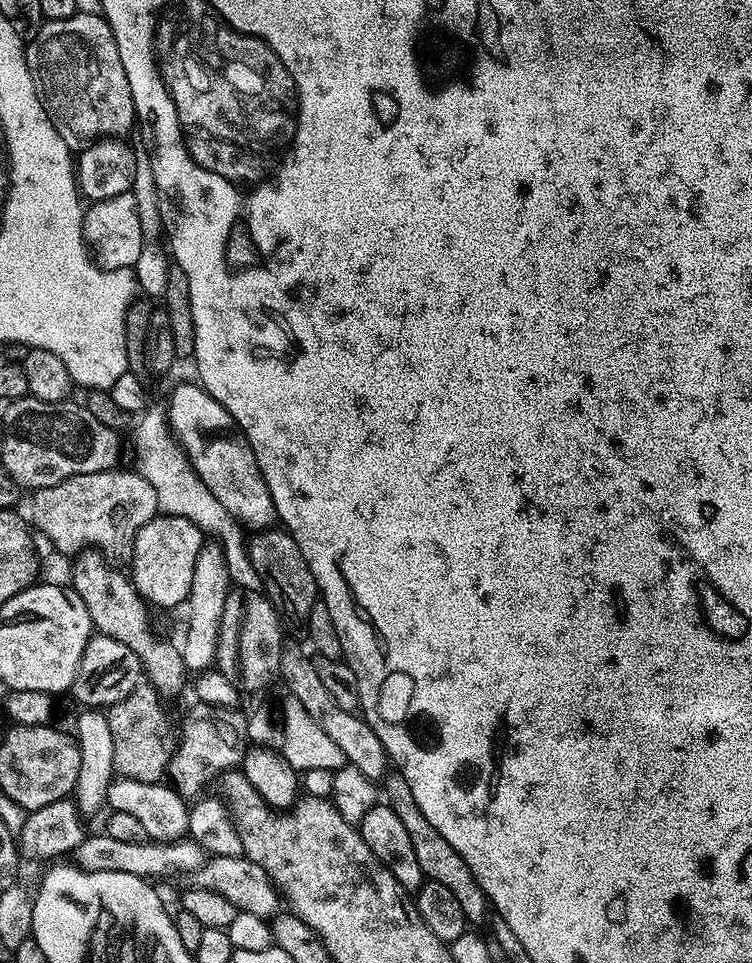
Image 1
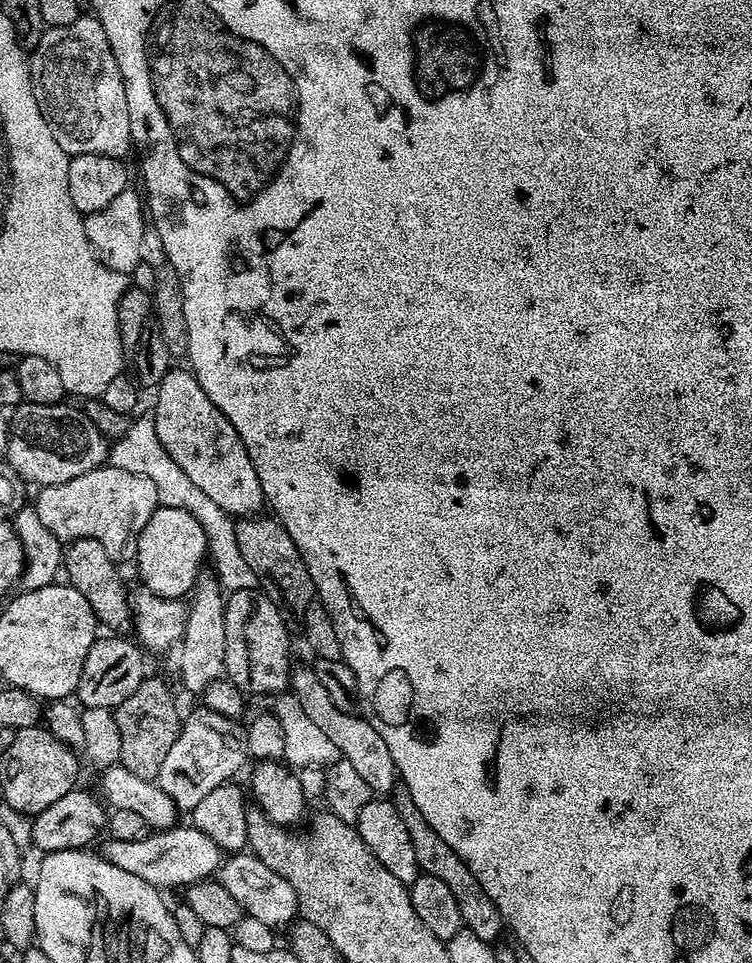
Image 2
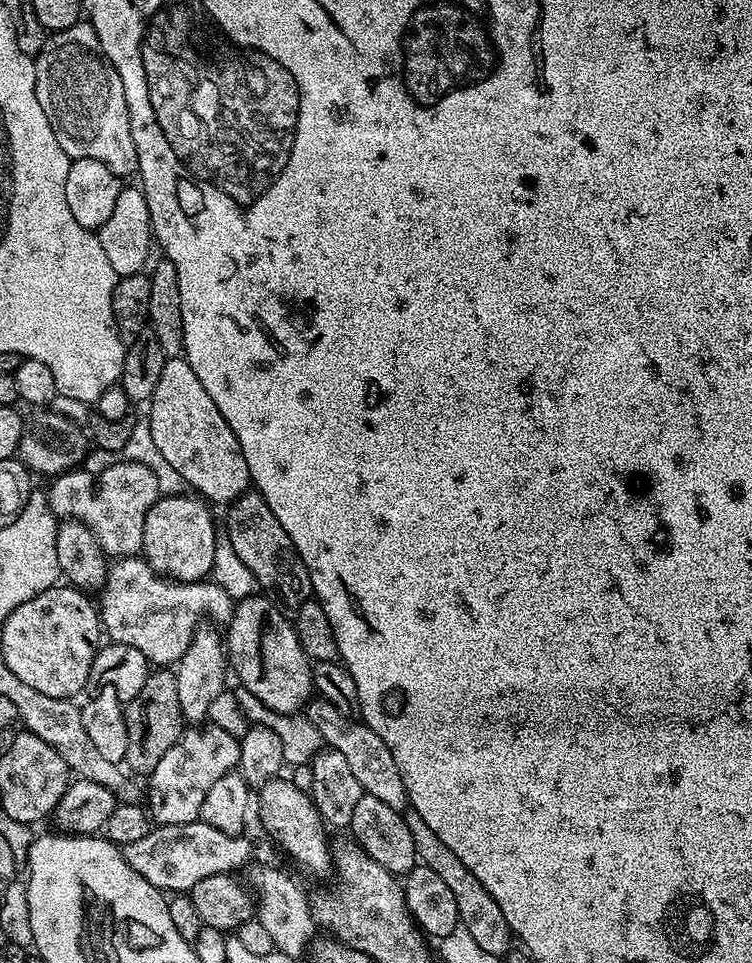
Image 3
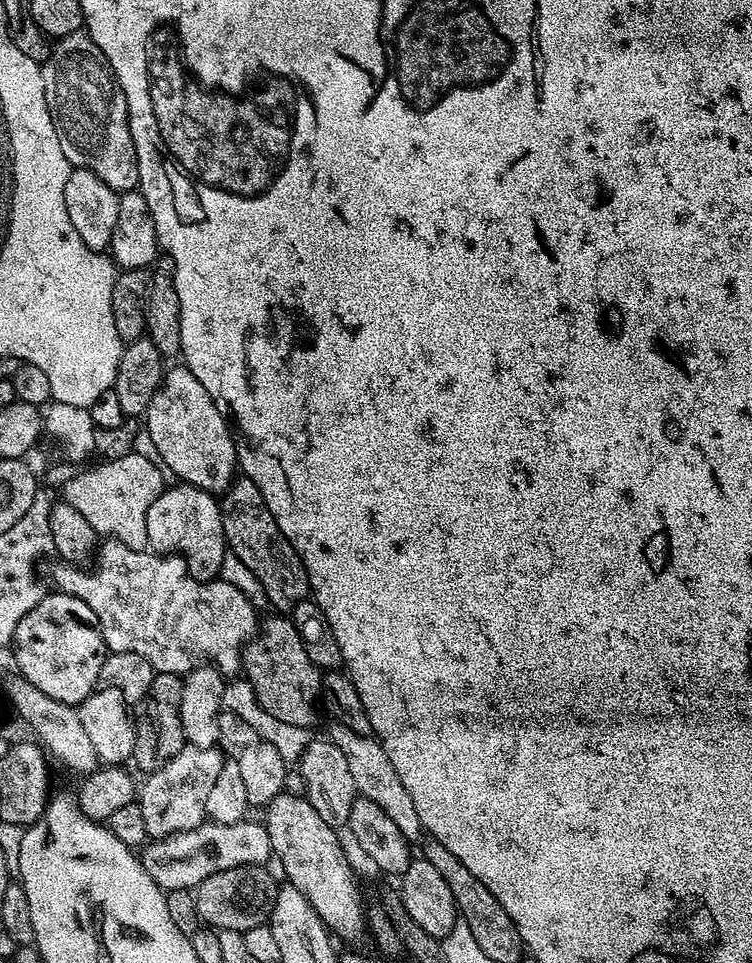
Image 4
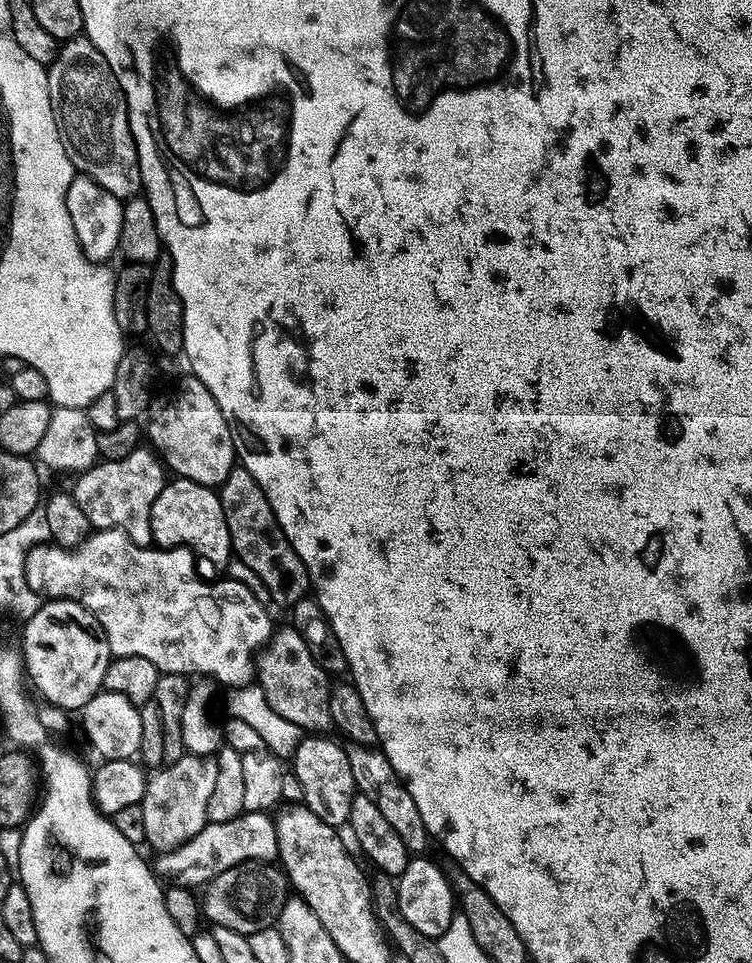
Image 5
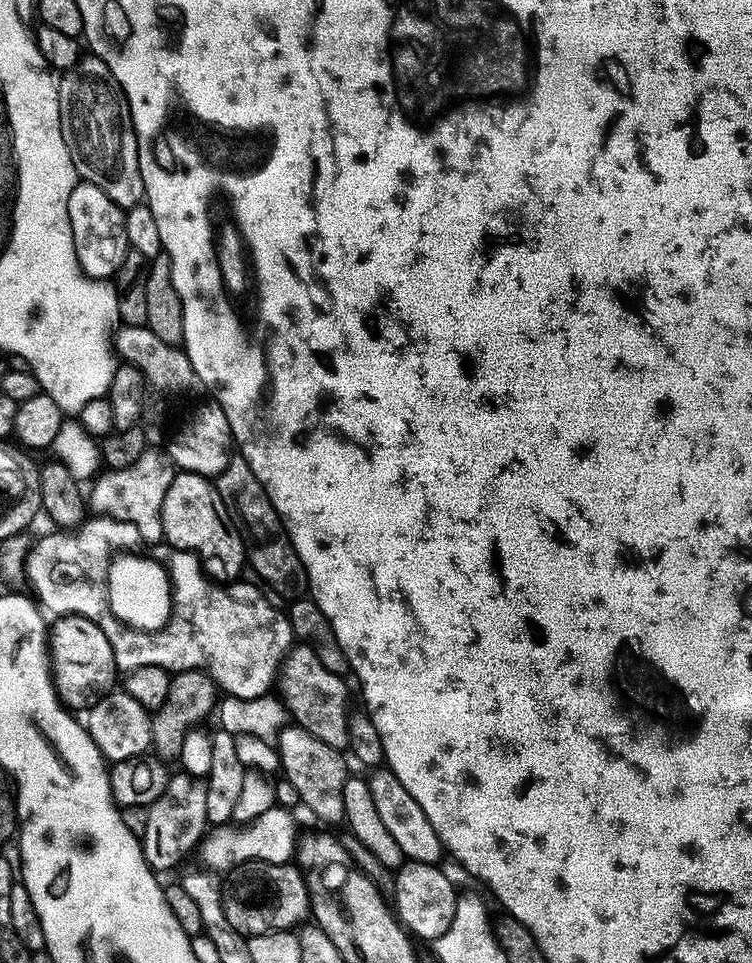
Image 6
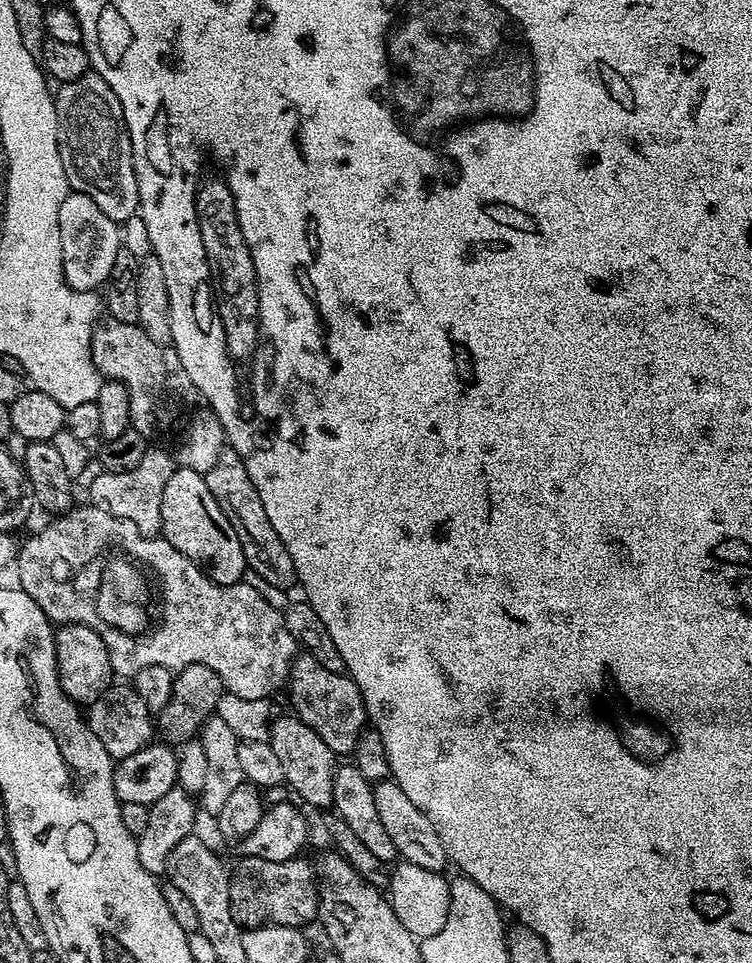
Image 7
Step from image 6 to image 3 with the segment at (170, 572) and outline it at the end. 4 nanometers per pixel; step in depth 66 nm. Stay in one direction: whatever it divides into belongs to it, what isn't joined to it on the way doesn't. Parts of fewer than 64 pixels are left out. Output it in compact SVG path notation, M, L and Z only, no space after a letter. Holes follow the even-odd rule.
M140 556L117 559L109 567L99 596L100 623L107 639L140 650L152 666L175 665L186 654L196 629L201 627L203 616L209 616L217 620L212 622L224 626L232 619L234 607L234 601L226 590L220 589L216 583L182 584L160 575ZM126 582L132 582L132 610L126 608Z

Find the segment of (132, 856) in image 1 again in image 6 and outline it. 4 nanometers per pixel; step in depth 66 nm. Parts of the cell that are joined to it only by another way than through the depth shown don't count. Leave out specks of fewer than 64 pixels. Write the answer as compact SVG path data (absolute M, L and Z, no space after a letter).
M275 806L262 812L257 818L241 824L217 825L201 841L198 853L207 869L214 872L231 871L247 860L270 862L271 864L289 863L295 853L298 831L292 818L293 813L284 807Z

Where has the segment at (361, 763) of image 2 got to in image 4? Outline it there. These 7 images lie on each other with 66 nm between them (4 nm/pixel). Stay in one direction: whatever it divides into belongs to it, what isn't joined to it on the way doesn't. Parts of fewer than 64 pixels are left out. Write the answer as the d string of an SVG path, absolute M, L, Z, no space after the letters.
M333 723L331 727L332 729L326 732L327 739L331 740L334 746L338 746L342 754L346 754L346 763L350 766L350 775L354 777L357 793L370 798L370 802L375 802L394 821L394 826L402 830L402 834L409 842L416 842L416 839L419 841L422 829L418 810L414 810L414 798L406 794L406 786L402 786L402 778L398 778L394 766L390 766L390 758L386 758L386 750L380 741L372 736L354 734L354 730L341 724Z

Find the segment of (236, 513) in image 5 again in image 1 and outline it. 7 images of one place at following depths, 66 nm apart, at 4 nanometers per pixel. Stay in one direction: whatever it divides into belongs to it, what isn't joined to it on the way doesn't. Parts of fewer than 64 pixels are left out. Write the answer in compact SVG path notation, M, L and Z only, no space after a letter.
M260 530L256 536L247 541L248 556L254 570L261 579L262 591L280 613L285 621L307 621L310 610L318 603L318 589L314 582L314 574L310 574L310 566L306 558L302 558L302 550L298 550L298 542L286 530Z

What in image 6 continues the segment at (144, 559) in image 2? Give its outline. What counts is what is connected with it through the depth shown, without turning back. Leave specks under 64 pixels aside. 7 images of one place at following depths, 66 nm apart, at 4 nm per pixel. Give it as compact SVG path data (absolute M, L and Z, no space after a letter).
M177 471L173 475L170 486L166 490L166 496L162 498L160 503L160 532L163 539L171 547L182 552L194 552L197 557L203 558L205 561L207 561L206 559L213 560L220 567L220 572L225 576L225 578L223 577L225 581L235 581L237 579L236 574L240 570L240 564L242 568L245 563L241 537L226 523L221 509L218 507L218 497L213 485L205 477L193 472Z

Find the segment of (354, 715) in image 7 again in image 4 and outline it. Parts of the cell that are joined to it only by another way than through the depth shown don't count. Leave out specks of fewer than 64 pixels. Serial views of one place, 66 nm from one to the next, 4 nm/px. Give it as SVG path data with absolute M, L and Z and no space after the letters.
M280 614L272 615L276 616L270 617L265 624L263 621L255 635L245 643L242 657L243 675L252 685L254 694L266 714L274 714L278 722L290 722L290 726L311 729L316 720L316 704L318 708L318 701L321 699L321 669L317 668L314 662L310 662L310 654L306 654L300 631L291 619Z

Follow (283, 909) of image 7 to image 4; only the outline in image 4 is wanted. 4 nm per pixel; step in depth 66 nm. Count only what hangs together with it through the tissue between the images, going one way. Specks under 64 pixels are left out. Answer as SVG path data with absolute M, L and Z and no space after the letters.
M240 865L222 870L221 873L212 873L196 885L194 895L201 921L210 928L234 930L241 934L246 930L254 930L260 924L268 924L276 900L278 881L266 869L264 866Z

